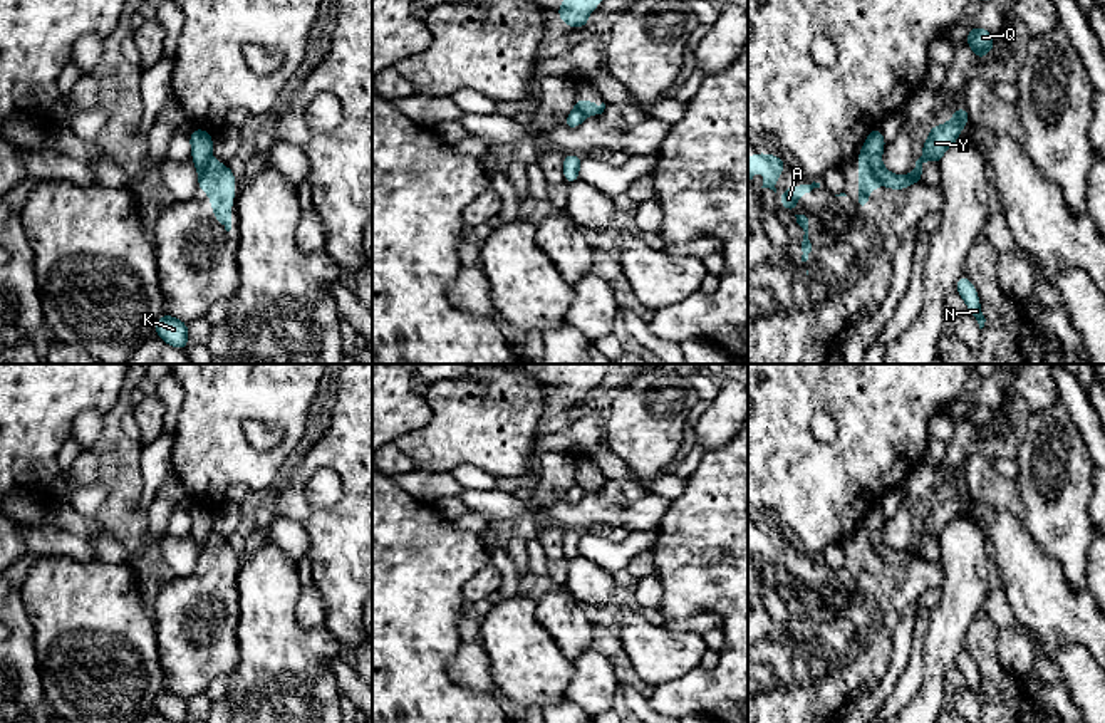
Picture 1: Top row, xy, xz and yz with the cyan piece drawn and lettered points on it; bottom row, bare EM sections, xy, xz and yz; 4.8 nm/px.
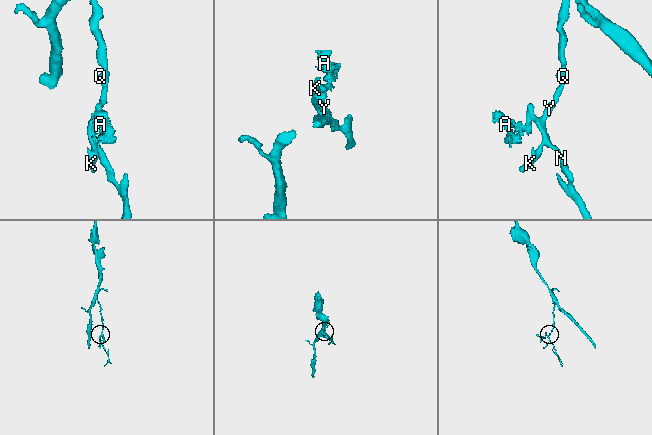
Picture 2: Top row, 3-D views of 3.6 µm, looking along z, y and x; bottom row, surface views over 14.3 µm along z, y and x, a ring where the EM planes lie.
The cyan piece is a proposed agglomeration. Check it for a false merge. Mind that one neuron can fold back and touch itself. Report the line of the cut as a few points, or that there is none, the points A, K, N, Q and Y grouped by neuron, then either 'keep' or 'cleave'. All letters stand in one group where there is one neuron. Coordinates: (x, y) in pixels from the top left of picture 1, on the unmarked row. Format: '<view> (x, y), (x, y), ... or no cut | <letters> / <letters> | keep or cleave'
yz (862, 525), (879, 557) | A / K N Q Y | cleave

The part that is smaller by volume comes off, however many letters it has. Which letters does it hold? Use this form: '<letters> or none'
A

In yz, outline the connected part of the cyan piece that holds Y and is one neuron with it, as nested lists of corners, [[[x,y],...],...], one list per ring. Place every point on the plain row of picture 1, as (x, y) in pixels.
[[[966,481],[957,483],[949,498],[942,502],[932,502],[929,505],[929,513],[924,518],[924,525],[921,533],[916,537],[916,544],[910,550],[892,550],[882,542],[882,527],[885,522],[885,515],[879,503],[872,503],[869,513],[862,520],[862,527],[869,532],[872,547],[879,559],[884,559],[889,565],[904,565],[912,559],[922,557],[922,537],[929,535],[941,540],[944,527],[954,520],[959,513],[961,505],[969,498],[969,490]]]

